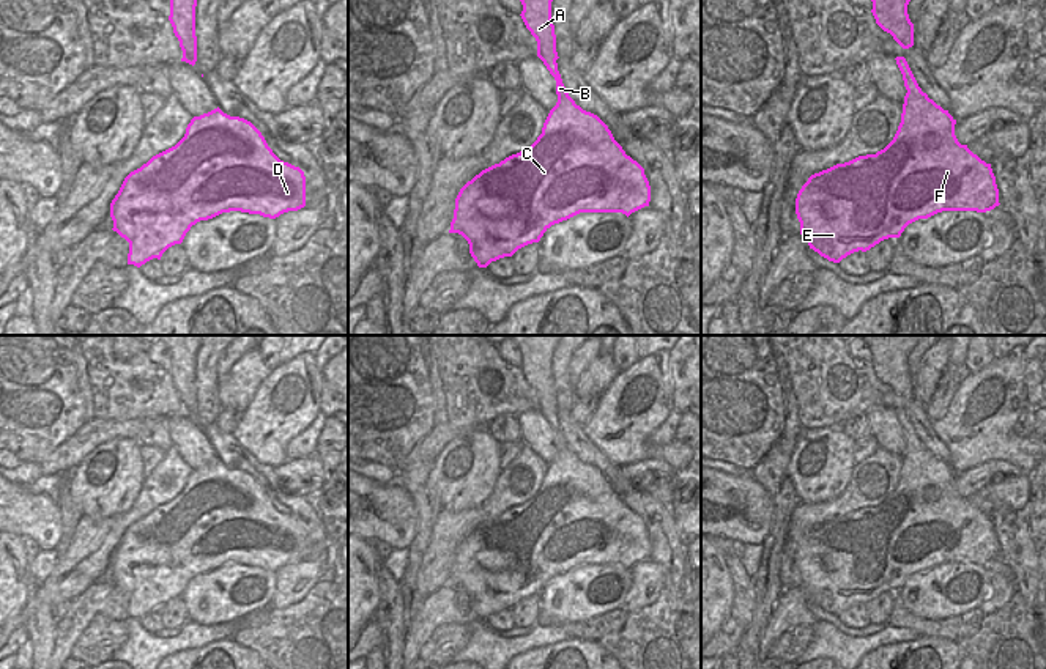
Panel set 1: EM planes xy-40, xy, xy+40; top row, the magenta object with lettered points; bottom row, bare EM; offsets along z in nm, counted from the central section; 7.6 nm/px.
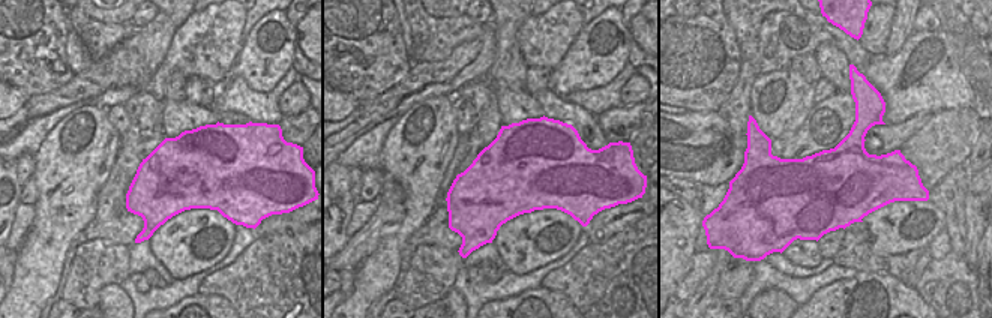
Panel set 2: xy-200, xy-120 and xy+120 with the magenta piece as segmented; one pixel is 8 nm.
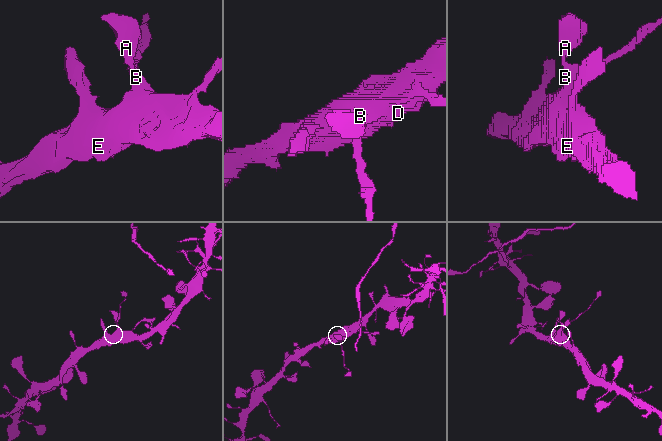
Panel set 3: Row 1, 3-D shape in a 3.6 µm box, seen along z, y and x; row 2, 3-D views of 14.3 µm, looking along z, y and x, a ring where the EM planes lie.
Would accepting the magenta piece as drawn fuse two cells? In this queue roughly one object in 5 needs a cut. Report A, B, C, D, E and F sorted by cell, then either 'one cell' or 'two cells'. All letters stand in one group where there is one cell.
A B C D E F | one cell

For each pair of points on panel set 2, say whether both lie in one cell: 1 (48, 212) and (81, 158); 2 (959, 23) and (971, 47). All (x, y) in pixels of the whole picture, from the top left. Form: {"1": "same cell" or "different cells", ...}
{"1": "same cell", "2": "same cell"}

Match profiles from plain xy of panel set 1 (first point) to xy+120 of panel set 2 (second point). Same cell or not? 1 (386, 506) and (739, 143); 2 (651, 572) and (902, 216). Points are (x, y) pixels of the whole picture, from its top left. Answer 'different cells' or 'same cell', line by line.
1: same cell
2: different cells

